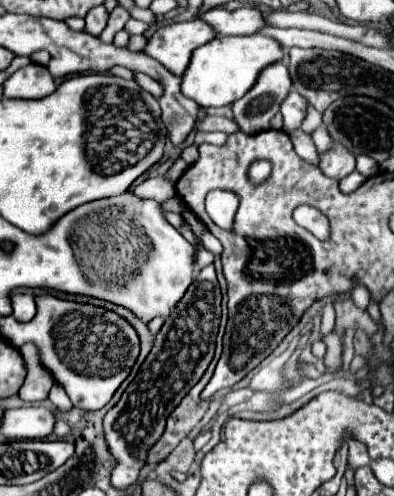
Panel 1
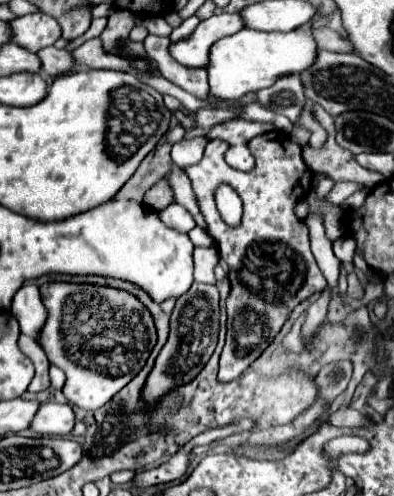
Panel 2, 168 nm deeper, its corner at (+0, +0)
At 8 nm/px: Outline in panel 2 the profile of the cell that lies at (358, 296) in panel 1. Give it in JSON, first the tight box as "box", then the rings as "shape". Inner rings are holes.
{"box":[333,235,355,265],"shape":[[[345,235],[333,243],[333,251],[335,251],[337,259],[341,259],[343,265],[351,265],[353,255],[355,255],[355,241],[349,235]]]}

